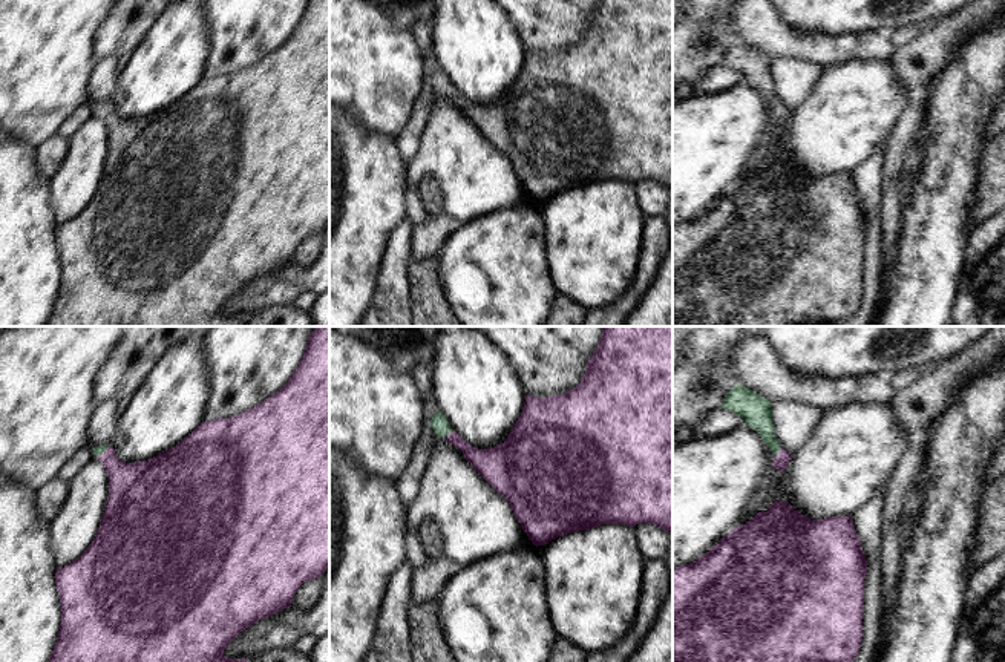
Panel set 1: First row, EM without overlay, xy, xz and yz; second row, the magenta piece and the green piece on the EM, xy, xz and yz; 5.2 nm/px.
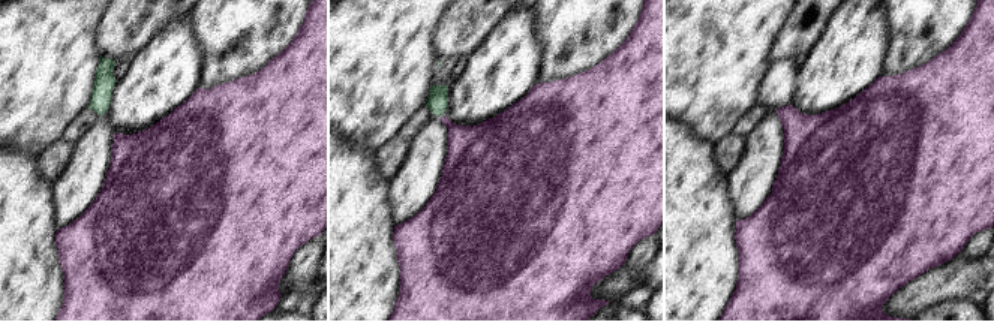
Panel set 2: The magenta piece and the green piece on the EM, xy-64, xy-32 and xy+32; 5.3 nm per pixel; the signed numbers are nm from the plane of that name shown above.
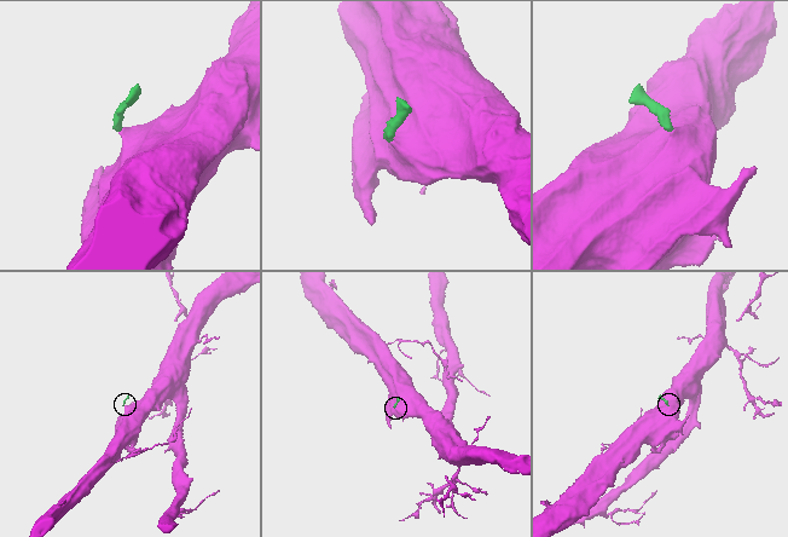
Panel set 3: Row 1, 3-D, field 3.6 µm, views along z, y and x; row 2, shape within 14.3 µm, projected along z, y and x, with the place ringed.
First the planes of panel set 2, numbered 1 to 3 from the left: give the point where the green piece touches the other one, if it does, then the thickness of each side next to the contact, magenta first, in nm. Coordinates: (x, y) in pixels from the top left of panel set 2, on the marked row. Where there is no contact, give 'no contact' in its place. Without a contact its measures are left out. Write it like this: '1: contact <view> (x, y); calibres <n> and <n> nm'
1: no contact
2: no contact
3: no contact

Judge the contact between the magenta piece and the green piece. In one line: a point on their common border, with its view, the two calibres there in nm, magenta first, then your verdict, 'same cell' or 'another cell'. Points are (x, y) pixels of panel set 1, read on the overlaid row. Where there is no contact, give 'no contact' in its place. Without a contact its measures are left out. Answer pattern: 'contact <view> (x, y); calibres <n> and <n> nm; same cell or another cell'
contact xz (446, 435); calibres 140 and 90 nm; same cell

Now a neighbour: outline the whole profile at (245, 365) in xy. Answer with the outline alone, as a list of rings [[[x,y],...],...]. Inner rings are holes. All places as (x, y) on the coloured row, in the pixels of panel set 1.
[[[211,326],[202,337],[208,377],[204,421],[239,415],[279,392],[299,366],[311,326]]]

